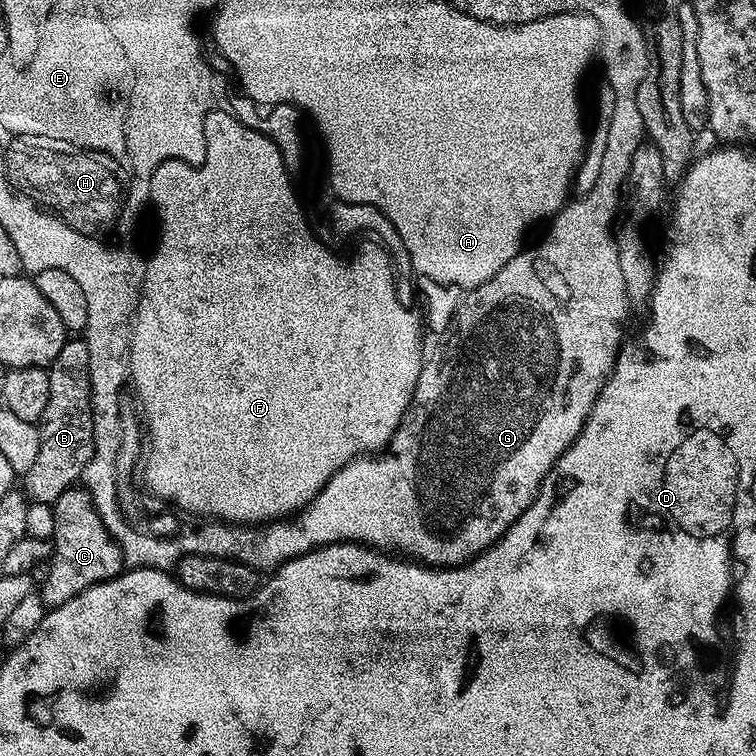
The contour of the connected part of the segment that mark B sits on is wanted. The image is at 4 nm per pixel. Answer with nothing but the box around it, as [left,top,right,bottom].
[22,338,94,504]

